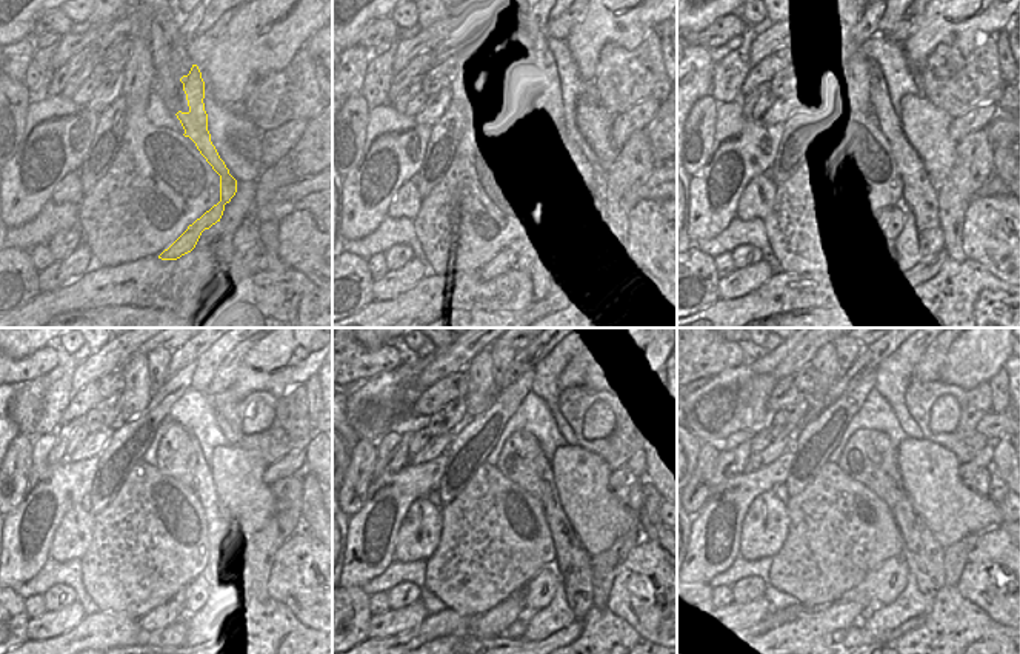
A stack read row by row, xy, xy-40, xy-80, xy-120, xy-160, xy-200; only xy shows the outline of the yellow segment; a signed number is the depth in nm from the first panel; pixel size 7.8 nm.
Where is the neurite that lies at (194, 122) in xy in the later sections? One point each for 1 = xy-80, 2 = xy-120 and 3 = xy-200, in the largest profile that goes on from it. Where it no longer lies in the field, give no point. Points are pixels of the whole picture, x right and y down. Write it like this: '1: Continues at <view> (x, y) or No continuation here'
1: Continues at xy-80 (919, 196)
2: Continues at xy-120 (230, 550)
3: Continues at xy-200 (813, 640)

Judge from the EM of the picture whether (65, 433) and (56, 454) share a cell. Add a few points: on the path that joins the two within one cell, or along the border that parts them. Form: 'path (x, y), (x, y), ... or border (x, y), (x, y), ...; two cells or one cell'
path (62, 437), (57, 450); one cell

